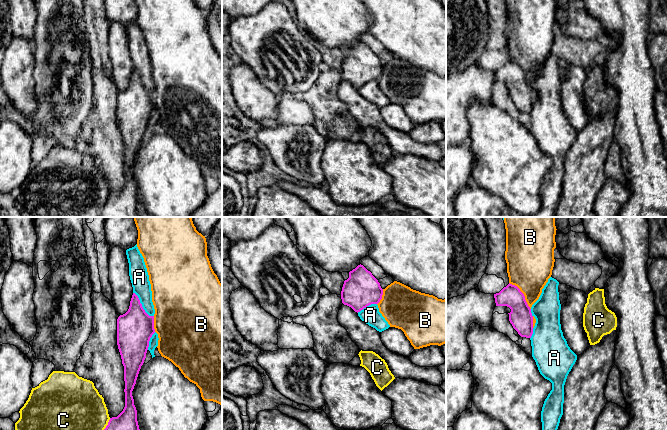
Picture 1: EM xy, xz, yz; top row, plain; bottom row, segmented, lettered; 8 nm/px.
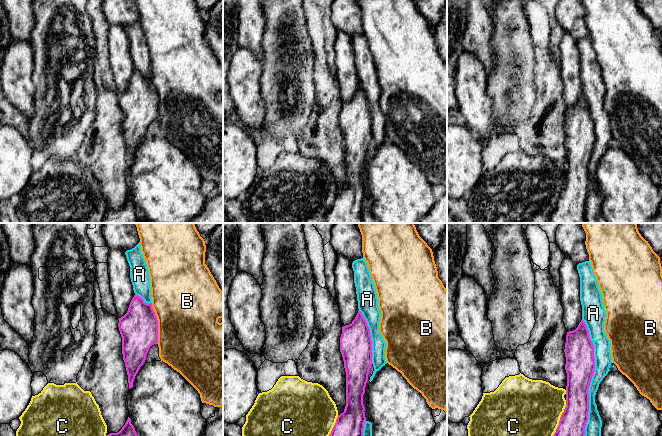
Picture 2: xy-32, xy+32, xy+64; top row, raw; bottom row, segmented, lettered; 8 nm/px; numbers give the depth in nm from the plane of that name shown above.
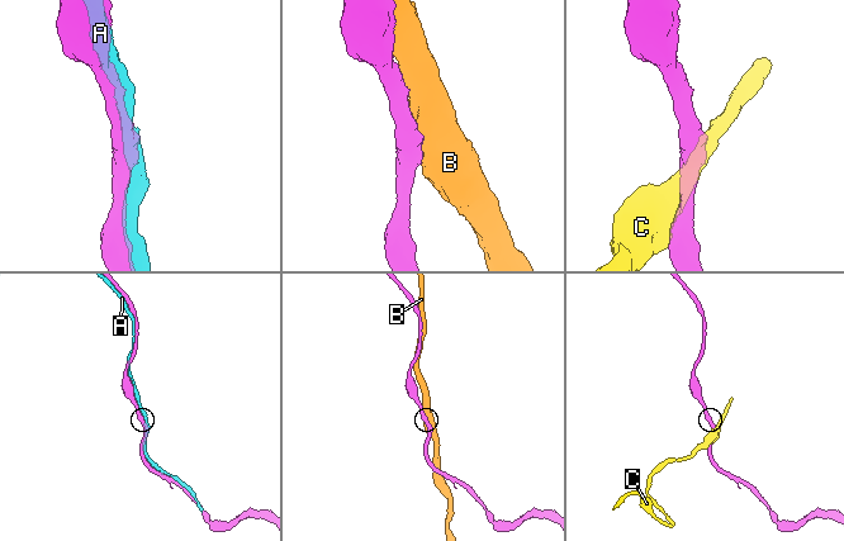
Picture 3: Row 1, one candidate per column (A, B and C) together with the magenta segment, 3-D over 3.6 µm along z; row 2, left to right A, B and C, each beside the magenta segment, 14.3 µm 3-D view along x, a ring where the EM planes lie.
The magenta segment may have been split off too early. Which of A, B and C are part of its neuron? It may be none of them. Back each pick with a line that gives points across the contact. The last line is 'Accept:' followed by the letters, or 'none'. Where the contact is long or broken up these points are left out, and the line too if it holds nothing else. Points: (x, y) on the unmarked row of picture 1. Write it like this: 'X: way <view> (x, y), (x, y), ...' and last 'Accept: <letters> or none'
Accept: A

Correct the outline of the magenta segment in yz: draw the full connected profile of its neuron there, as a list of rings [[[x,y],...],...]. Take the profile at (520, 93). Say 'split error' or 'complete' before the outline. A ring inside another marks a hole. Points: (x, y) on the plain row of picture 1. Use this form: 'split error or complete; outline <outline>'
split error; outline [[[550,53],[542,65],[539,75],[530,84],[520,65],[508,60],[499,69],[494,70],[496,82],[511,85],[509,97],[521,113],[531,116],[532,133],[540,150],[552,159],[552,166],[544,177],[541,187],[542,207],[533,217],[555,217],[555,210],[563,191],[564,161],[569,148],[577,136],[577,131],[570,125],[563,112],[560,100],[561,80],[558,68],[559,58]]]

